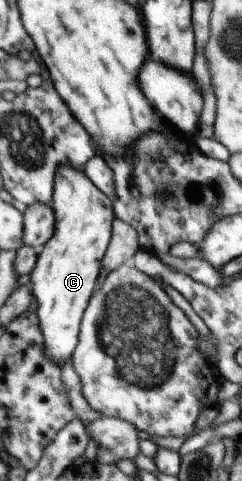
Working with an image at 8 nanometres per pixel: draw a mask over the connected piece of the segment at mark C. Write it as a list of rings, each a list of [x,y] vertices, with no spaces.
[[[62,164],[55,180],[53,210],[57,217],[57,231],[40,253],[36,267],[30,274],[30,286],[37,300],[36,313],[41,319],[41,328],[45,333],[47,354],[52,356],[61,366],[66,359],[73,357],[74,350],[81,343],[81,323],[90,300],[96,292],[96,283],[100,279],[106,252],[113,241],[113,225],[117,219],[113,198],[104,193],[93,179],[84,171],[72,164]]]

